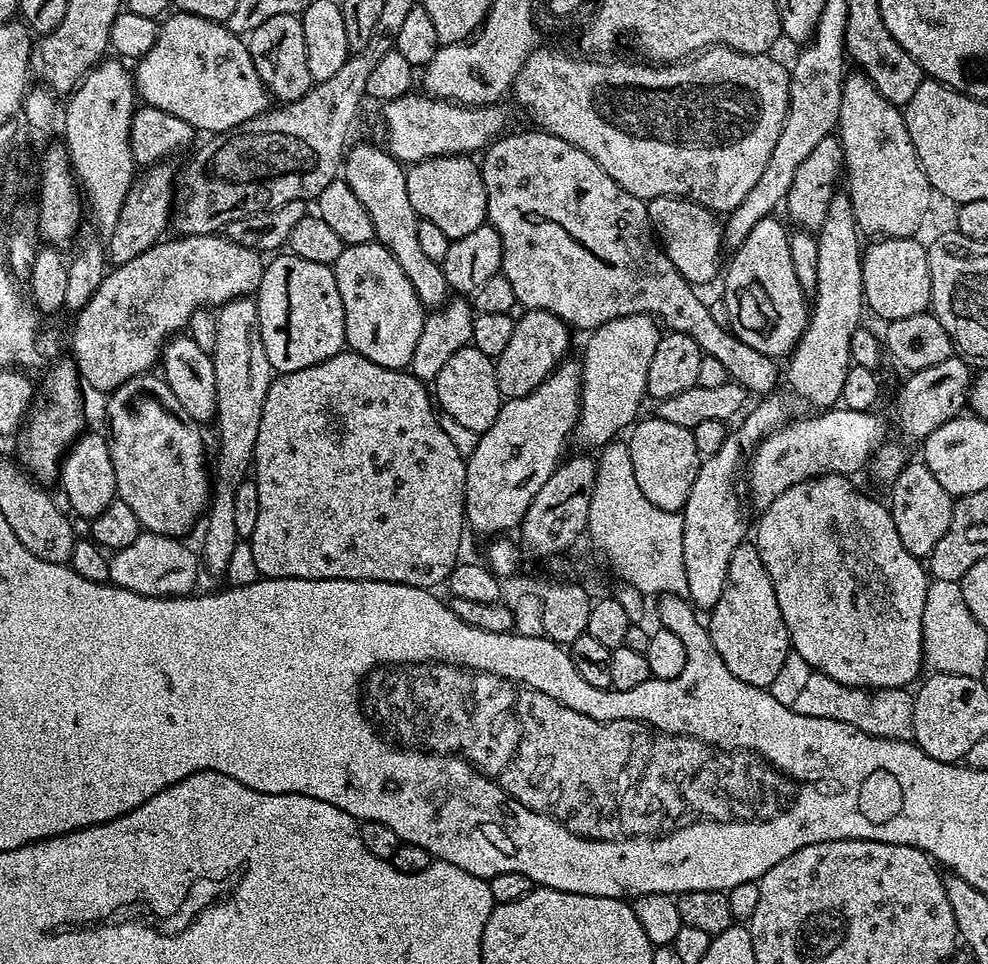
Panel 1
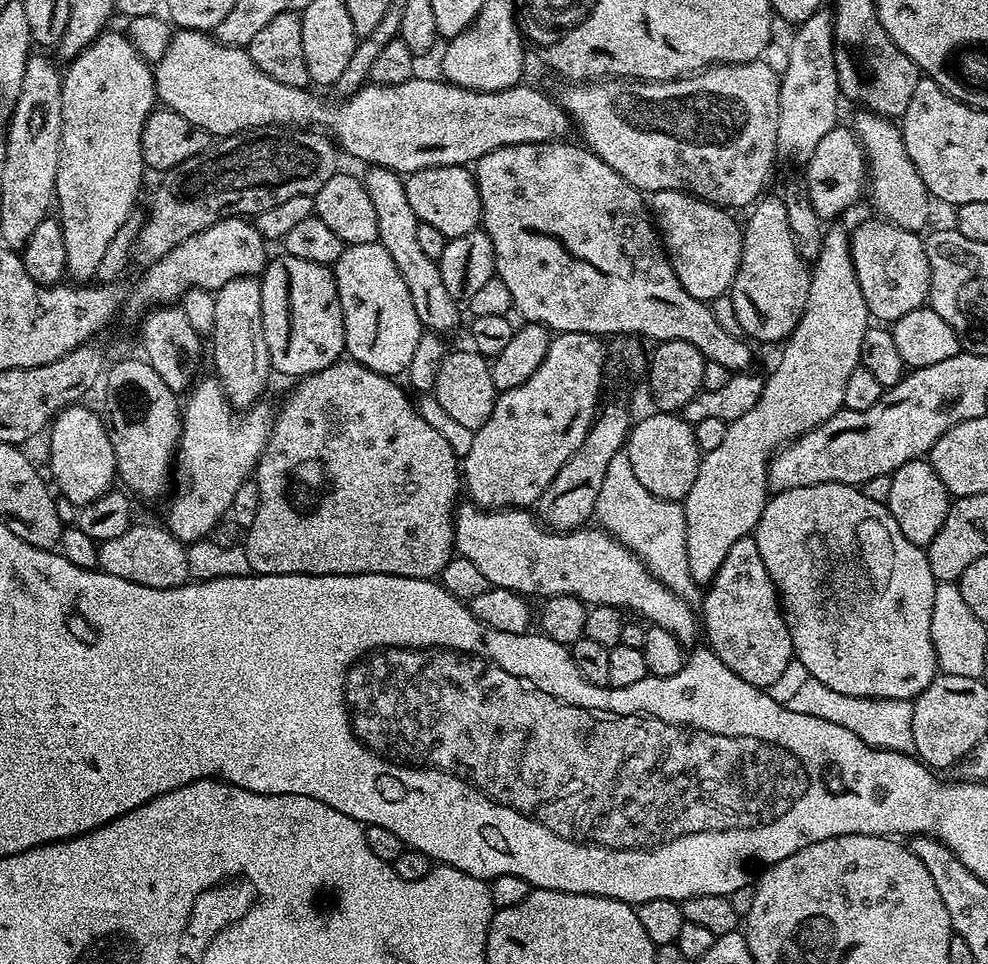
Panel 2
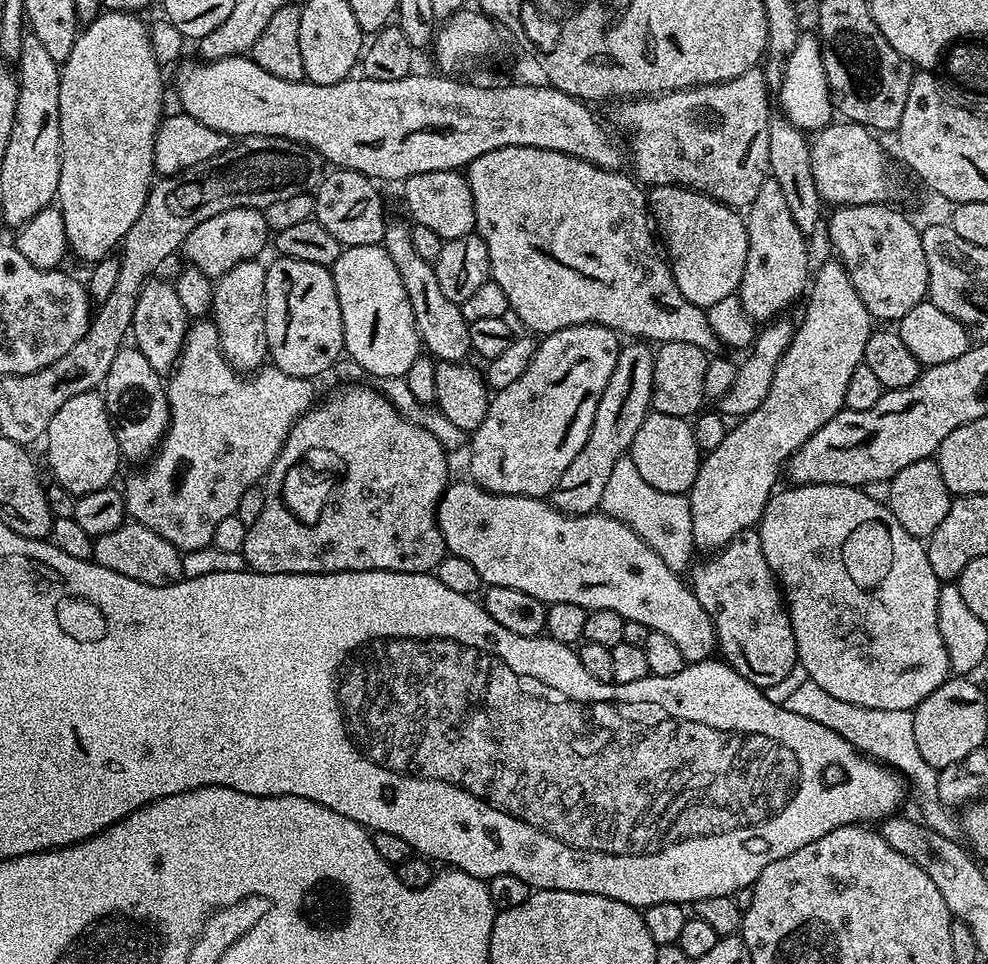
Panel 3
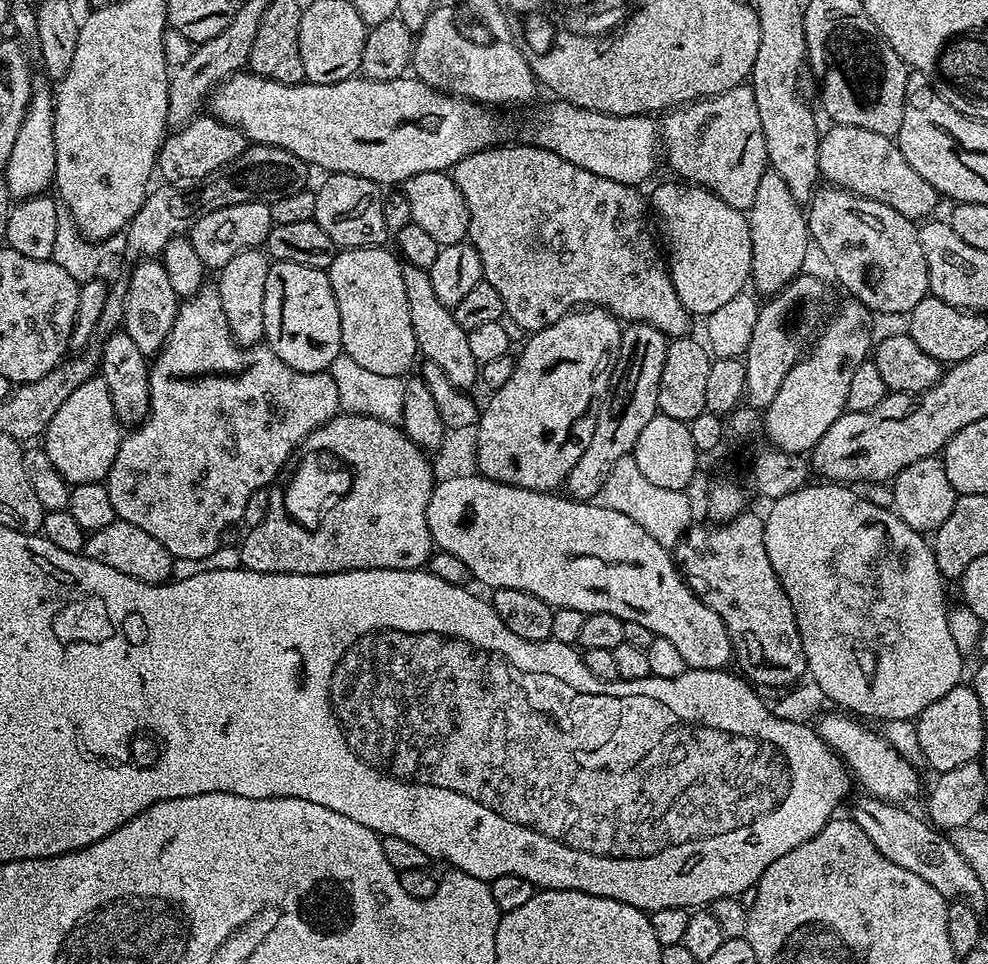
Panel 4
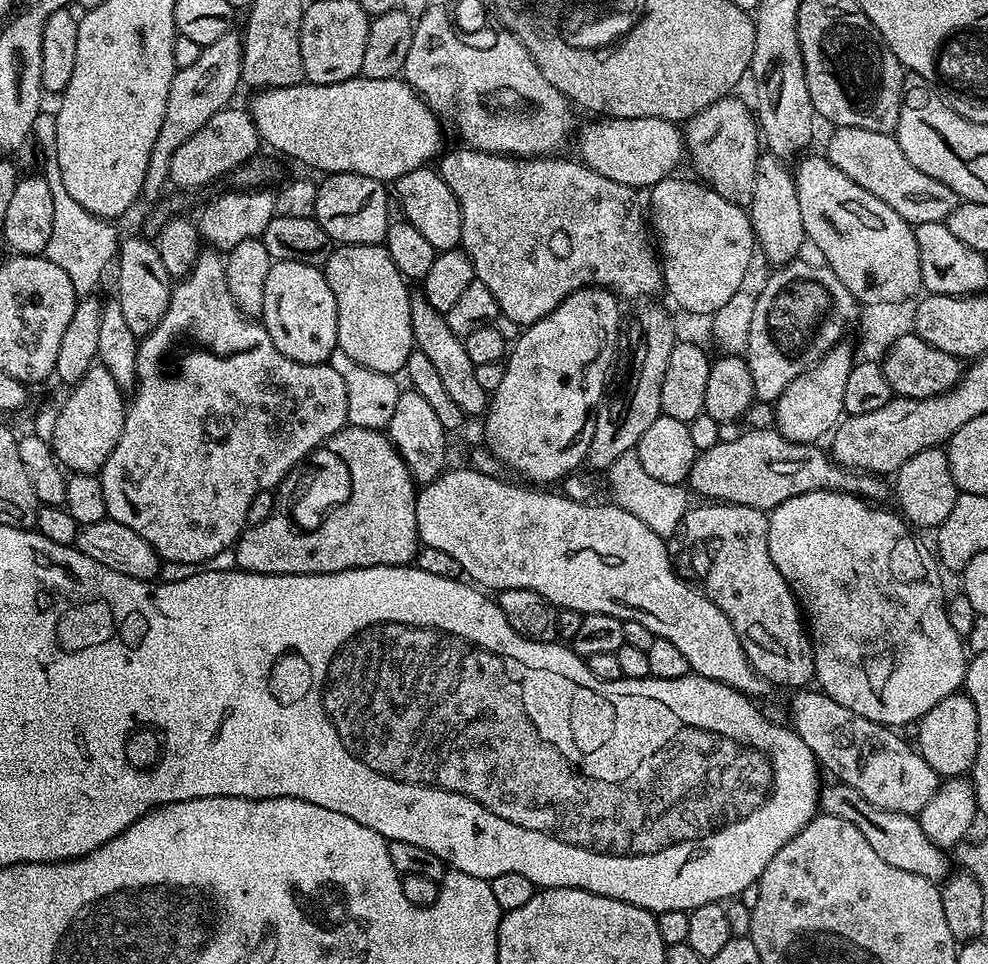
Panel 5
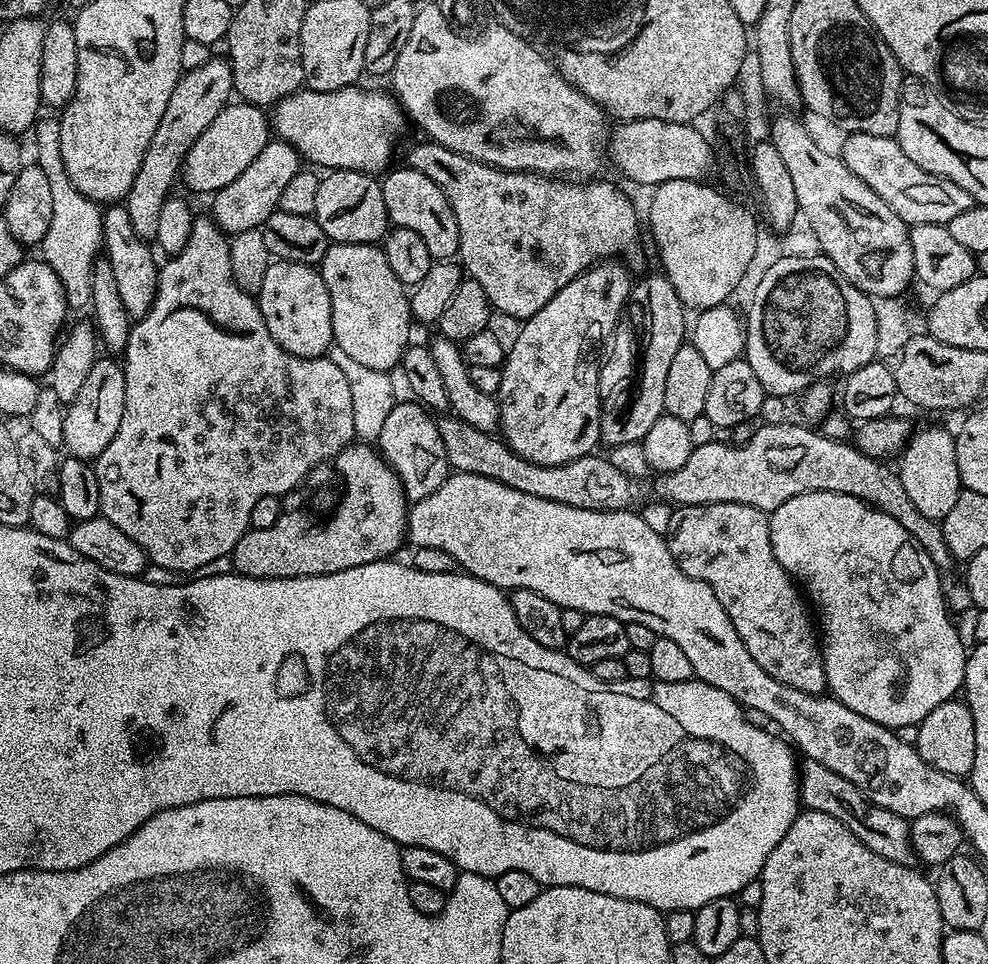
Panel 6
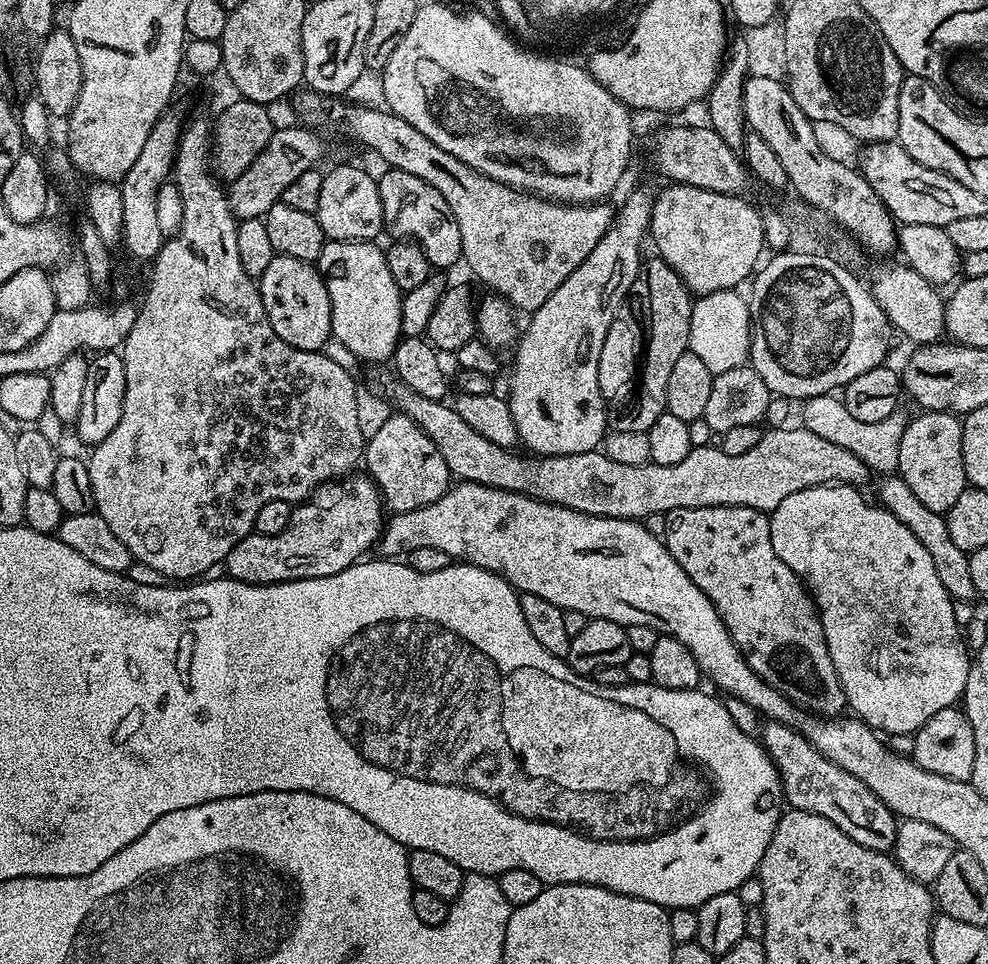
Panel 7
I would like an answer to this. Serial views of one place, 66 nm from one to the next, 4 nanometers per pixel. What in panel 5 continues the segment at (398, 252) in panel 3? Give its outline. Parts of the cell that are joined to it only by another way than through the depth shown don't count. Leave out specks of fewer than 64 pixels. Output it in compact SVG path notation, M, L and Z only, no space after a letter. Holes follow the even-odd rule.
M416 294L410 302L410 322L415 347L426 354L426 358L430 358L430 363L438 369L438 378L442 378L450 398L454 398L454 403L464 411L465 417L483 417L488 410L490 393L482 390L478 377L474 374L477 365L470 362L470 354L466 354L463 339L454 334L454 330L450 330L447 315L434 310L434 306L430 306L422 294Z

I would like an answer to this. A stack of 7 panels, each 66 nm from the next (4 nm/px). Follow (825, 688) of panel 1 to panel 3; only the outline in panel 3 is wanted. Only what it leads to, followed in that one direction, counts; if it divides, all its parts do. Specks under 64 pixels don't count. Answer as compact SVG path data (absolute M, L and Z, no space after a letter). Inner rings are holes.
M807 680L783 704L792 714L800 714L804 718L811 718L827 729L834 730L846 738L856 750L863 752L871 759L885 763L904 775L910 782L910 802L916 806L919 821L936 834L940 834L950 841L961 841L963 827L952 816L938 795L939 769L930 766L926 758L919 753L918 742L915 741L913 711L879 710L873 707L854 706L853 703L839 701L818 686L813 680ZM912 780L913 782L912 782ZM913 786L913 788L912 788ZM913 796L913 798L912 798Z

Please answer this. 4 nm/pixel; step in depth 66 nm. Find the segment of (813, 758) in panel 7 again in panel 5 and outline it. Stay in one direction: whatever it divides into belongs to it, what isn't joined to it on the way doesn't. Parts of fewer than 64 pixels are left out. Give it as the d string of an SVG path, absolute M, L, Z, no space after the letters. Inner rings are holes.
M832 782L829 788L827 785L821 791L818 808L825 816L846 818L846 822L852 823L866 837L866 842L870 842L871 848L885 862L890 862L890 866L898 866L898 870L910 870L910 874L918 874L933 882L943 881L949 875L949 853L943 848L934 846L934 842L930 842L926 834L922 834L922 826L915 815L882 810L866 802L866 798L858 794L858 790L839 782Z

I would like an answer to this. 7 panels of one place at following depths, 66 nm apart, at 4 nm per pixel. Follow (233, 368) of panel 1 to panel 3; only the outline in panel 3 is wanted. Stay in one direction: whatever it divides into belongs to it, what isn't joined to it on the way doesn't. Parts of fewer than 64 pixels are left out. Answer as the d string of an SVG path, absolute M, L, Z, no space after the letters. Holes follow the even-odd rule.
M259 259L238 262L222 274L212 286L210 319L216 325L222 354L241 374L265 367L268 355L266 338L266 267Z

